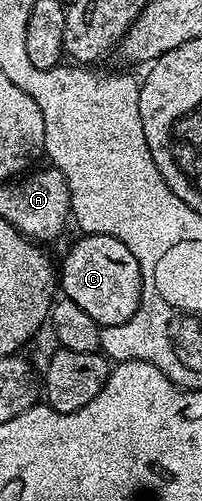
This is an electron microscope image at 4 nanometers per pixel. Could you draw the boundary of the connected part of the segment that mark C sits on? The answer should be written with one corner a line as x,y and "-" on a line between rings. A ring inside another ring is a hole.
86,233
78,238
66,251
61,265
59,261
60,292
102,327
127,323
127,319
135,315
141,298
139,259
111,235

